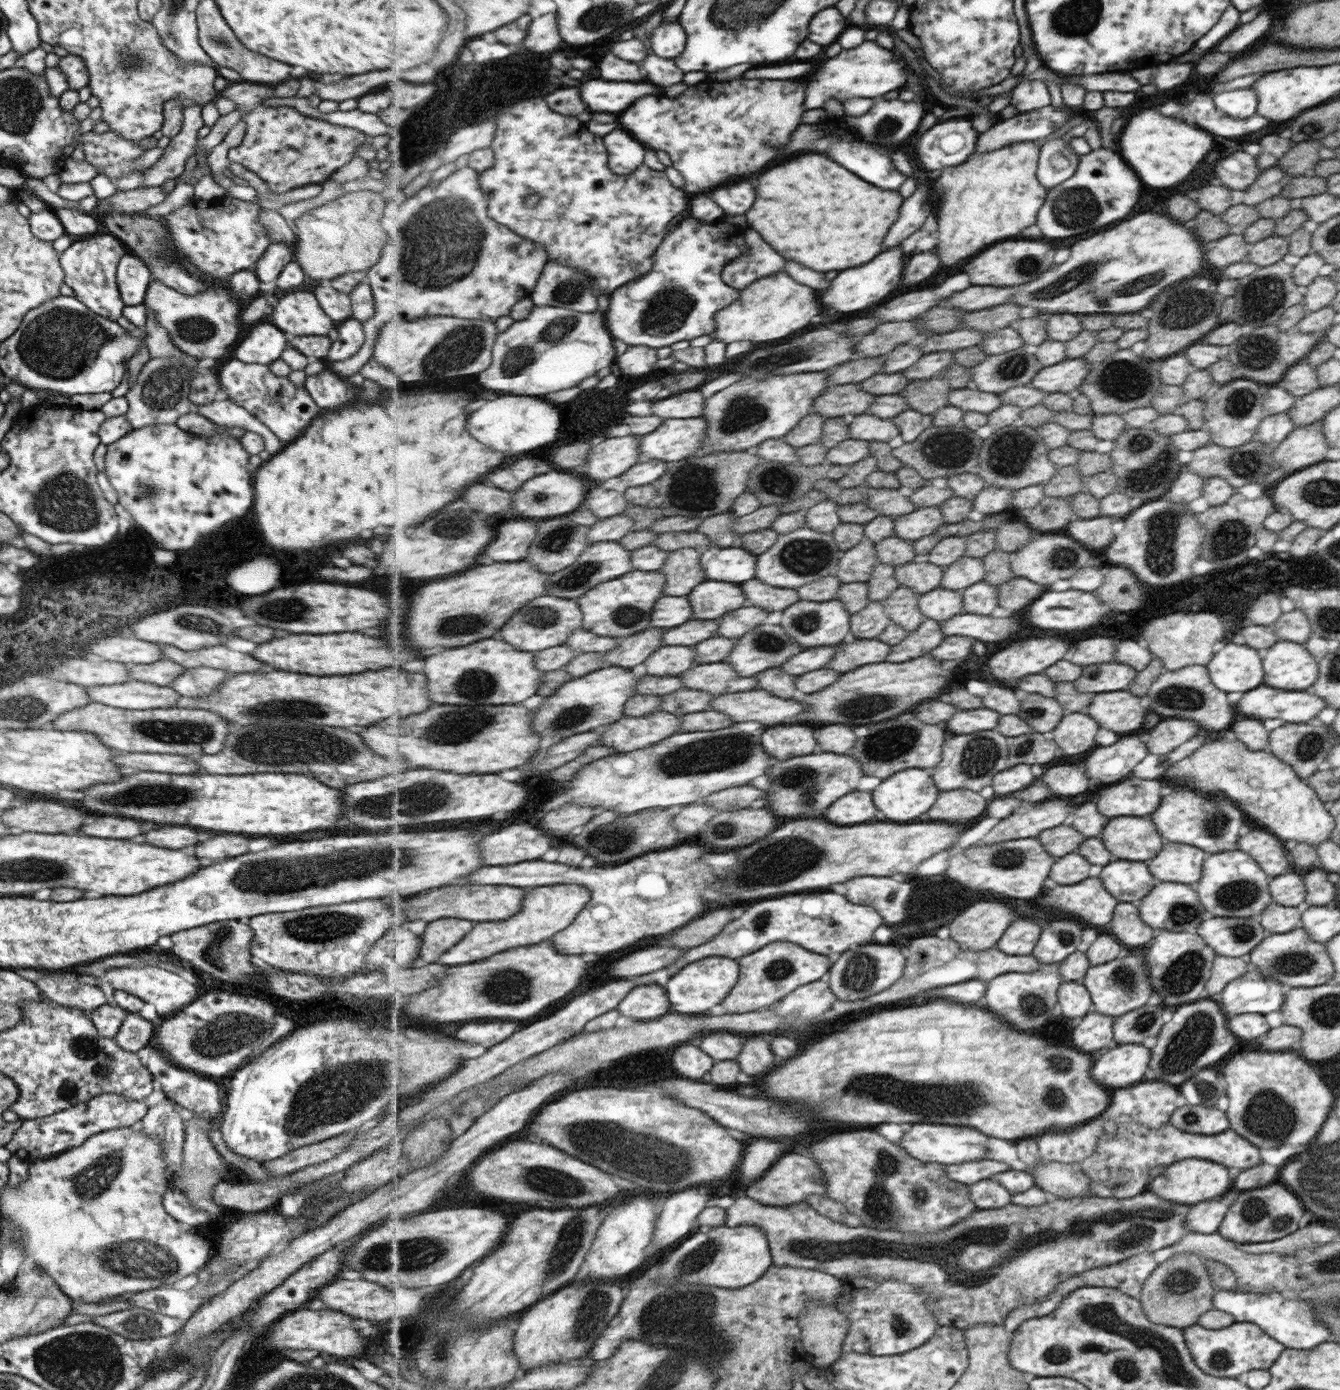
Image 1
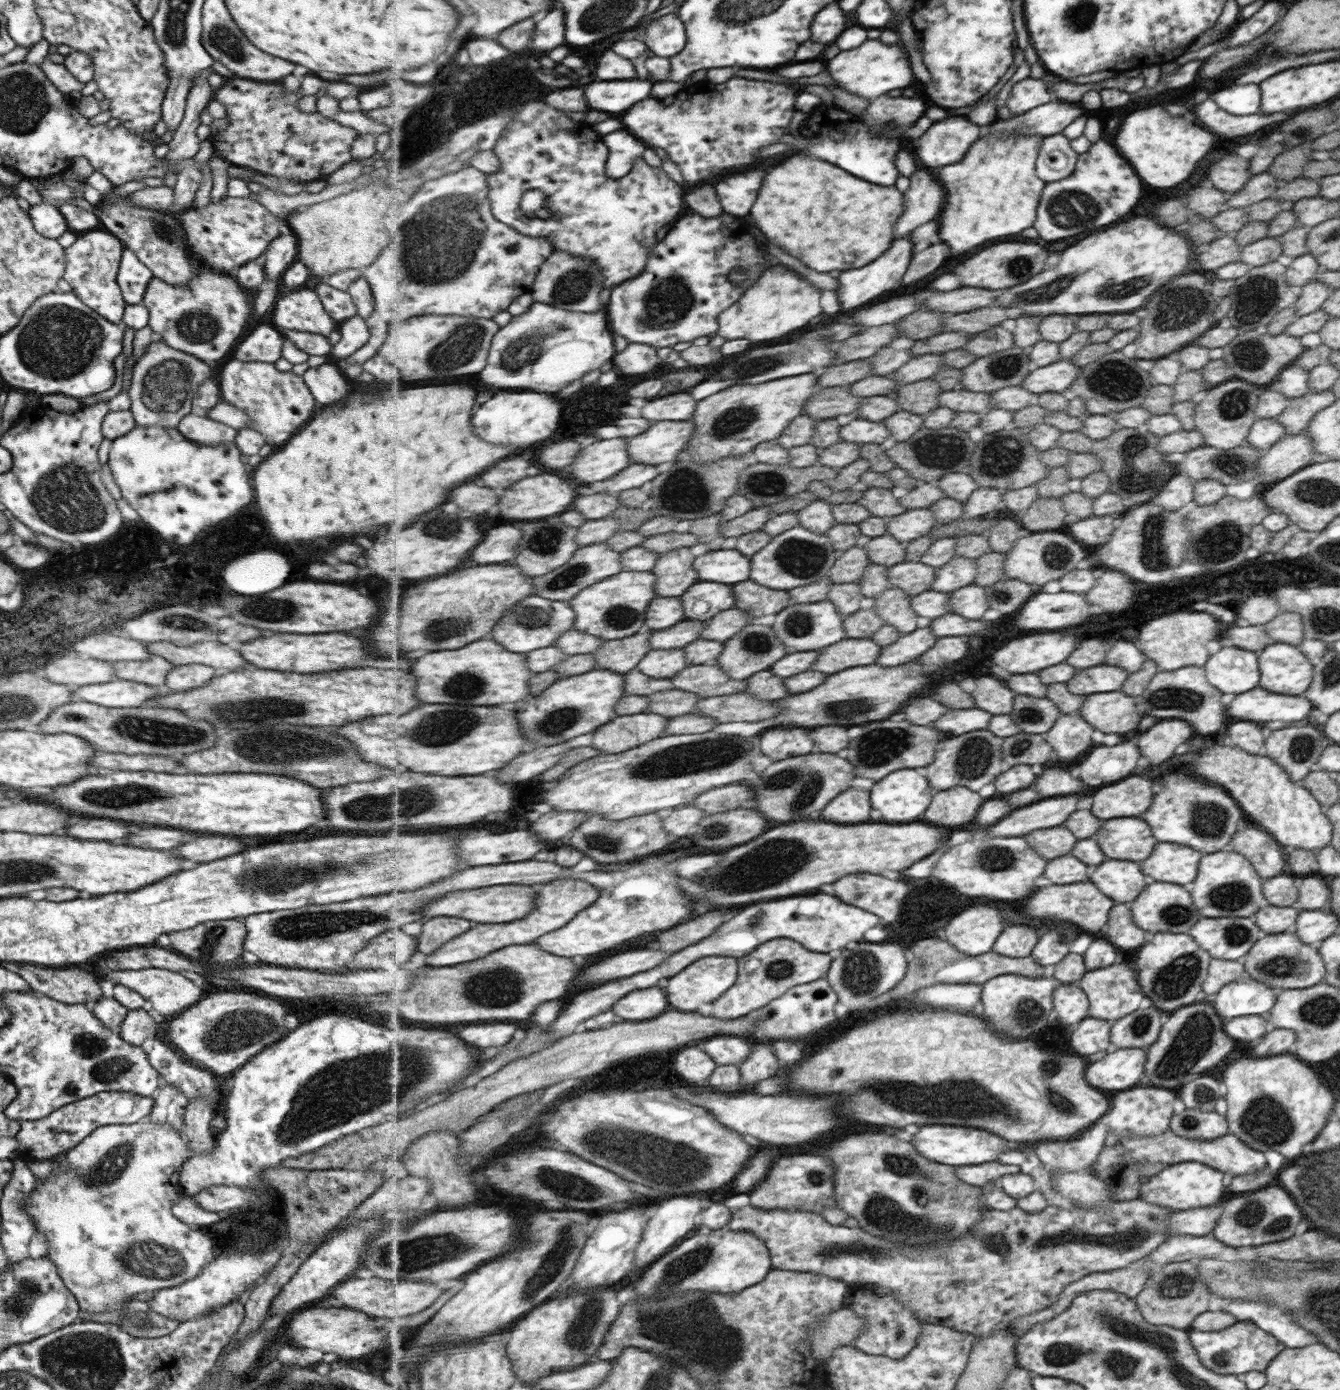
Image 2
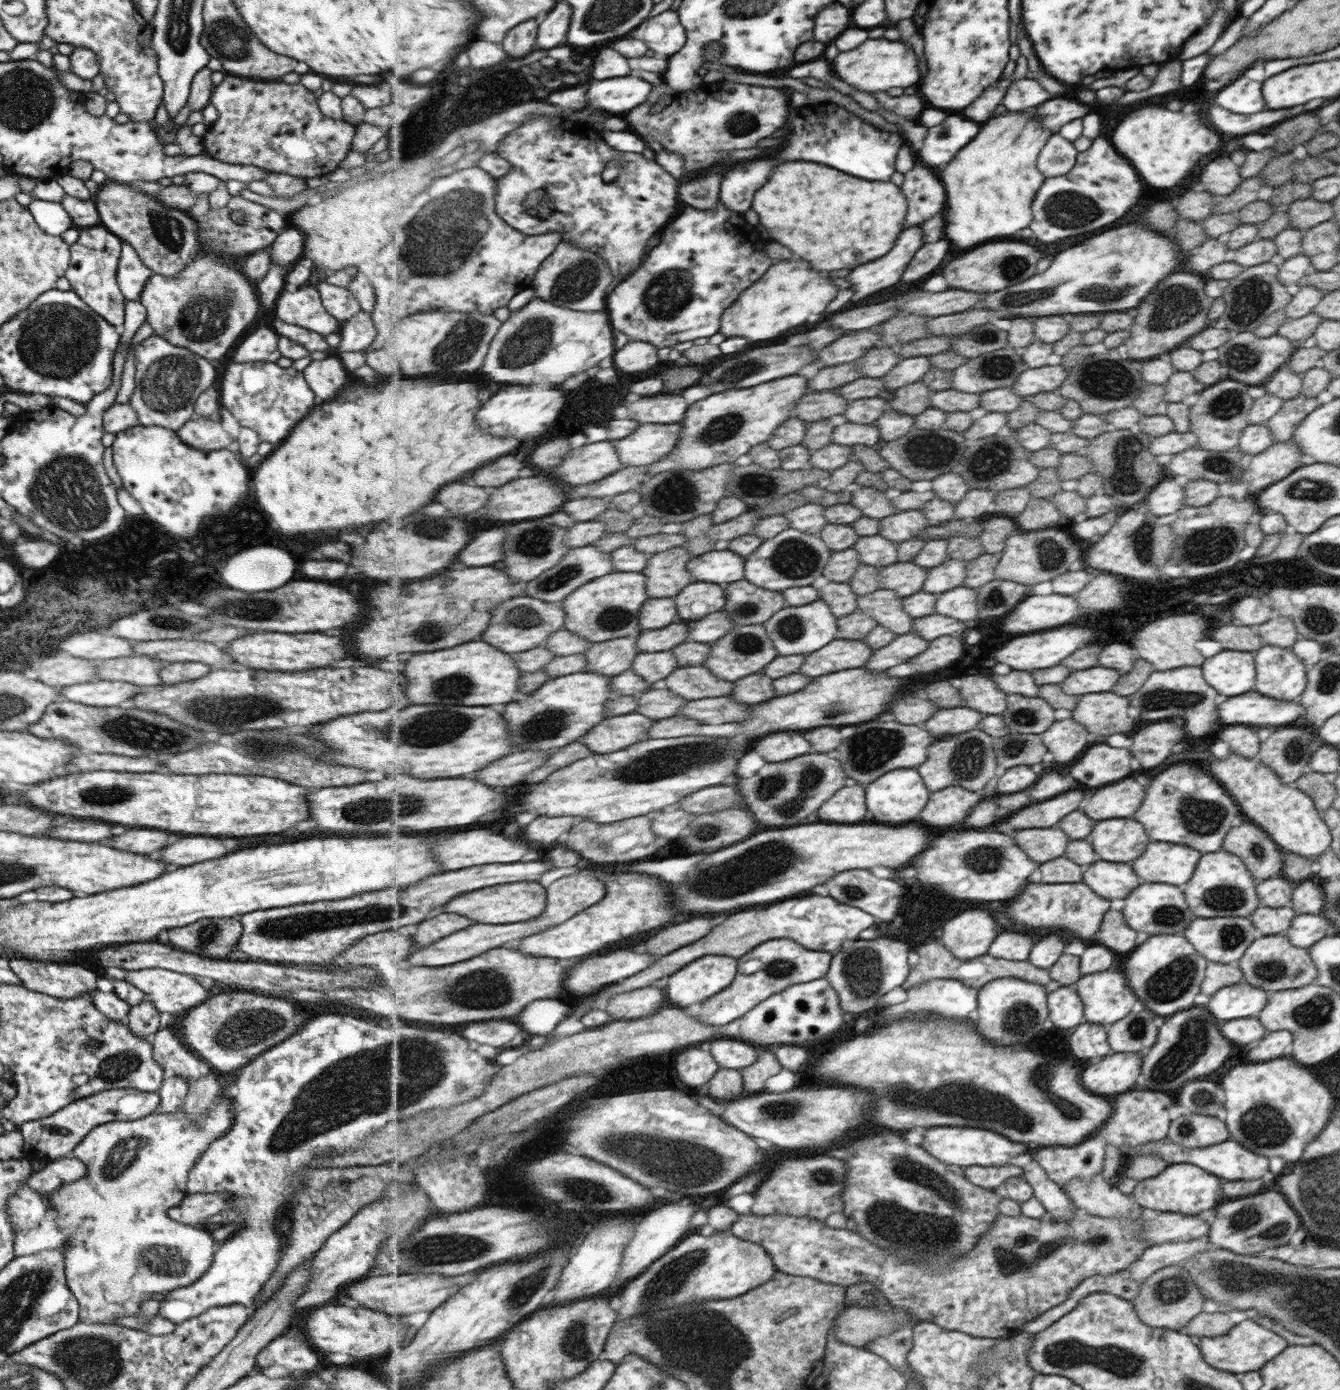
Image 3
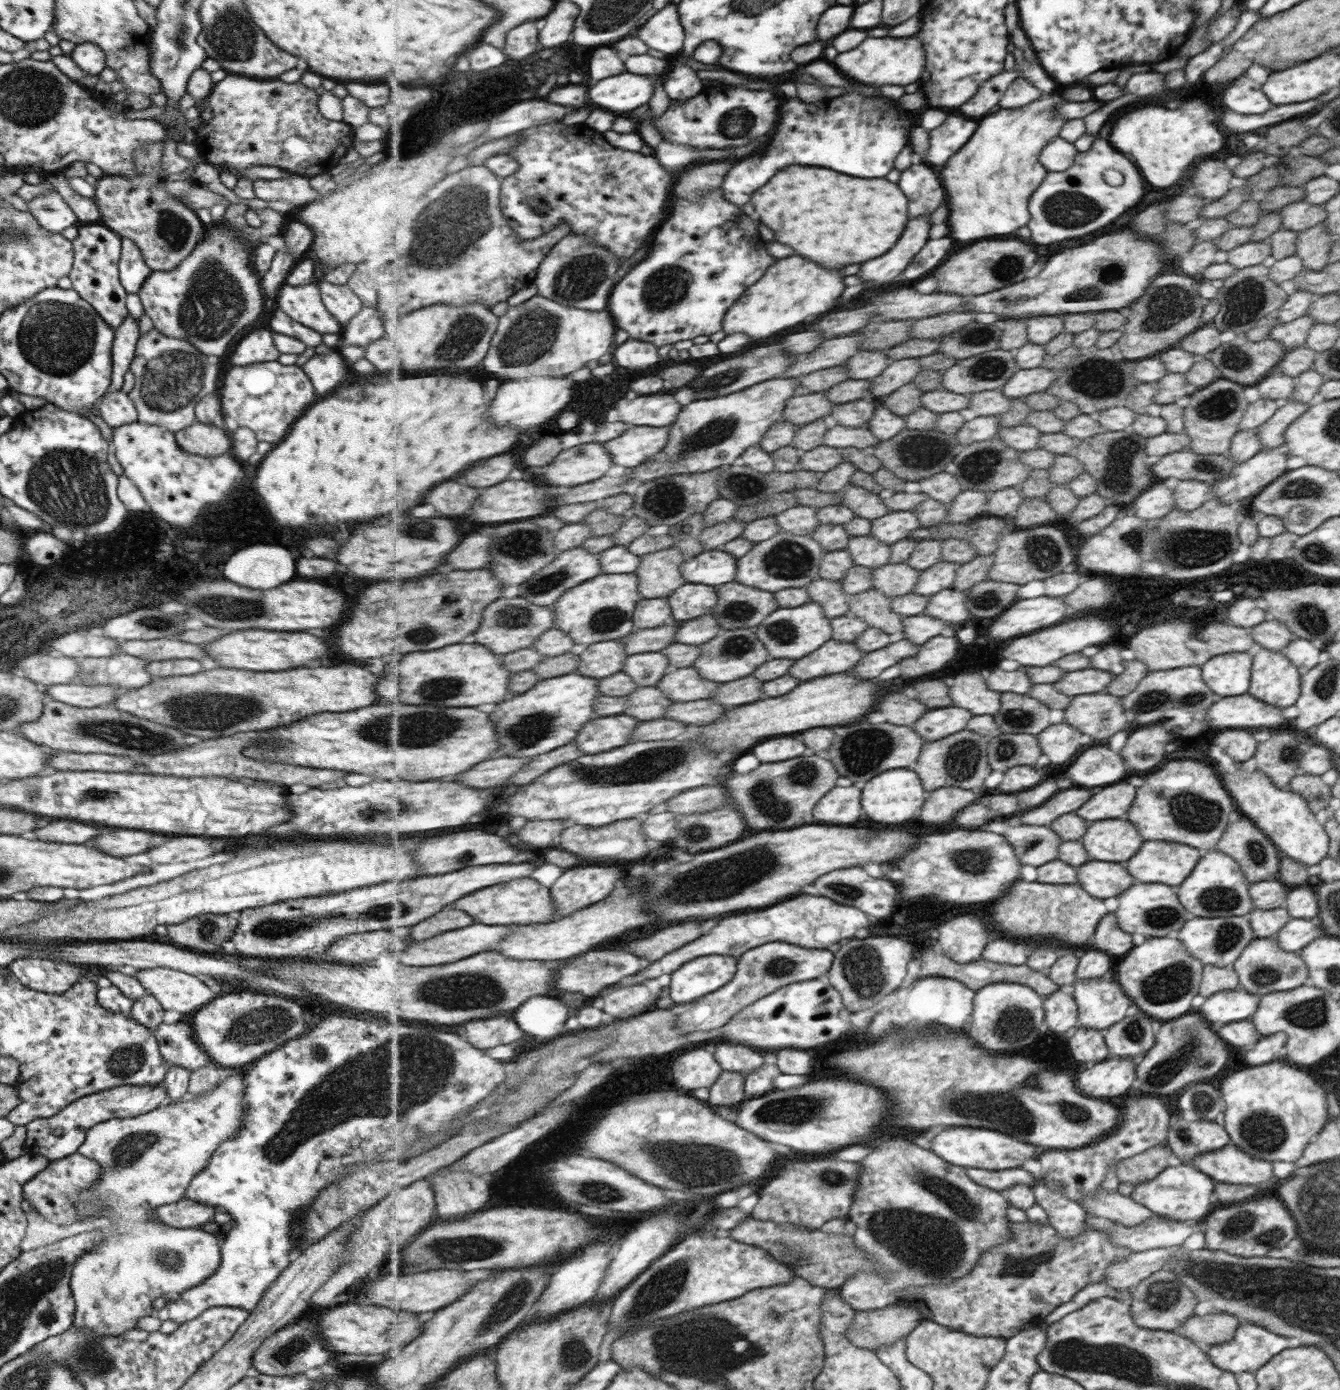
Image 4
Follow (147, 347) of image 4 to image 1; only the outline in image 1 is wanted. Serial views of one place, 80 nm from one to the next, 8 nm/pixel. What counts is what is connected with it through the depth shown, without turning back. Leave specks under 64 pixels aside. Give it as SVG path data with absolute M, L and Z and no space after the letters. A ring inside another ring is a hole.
M147 359L138 372L135 382L123 396L128 406L124 417L131 428L140 429L158 423L174 424L176 418L189 413L190 400L188 396L191 379L192 370L188 369L185 363L180 366L179 361L171 359Z

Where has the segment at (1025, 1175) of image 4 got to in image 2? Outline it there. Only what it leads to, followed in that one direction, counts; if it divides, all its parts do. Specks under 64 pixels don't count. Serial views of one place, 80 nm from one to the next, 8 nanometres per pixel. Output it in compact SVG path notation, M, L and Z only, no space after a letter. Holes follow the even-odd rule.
M999 1161L986 1162L985 1164L972 1164L971 1166L955 1166L959 1178L973 1186L987 1186L1002 1176L1017 1174L1020 1166L1001 1164Z

